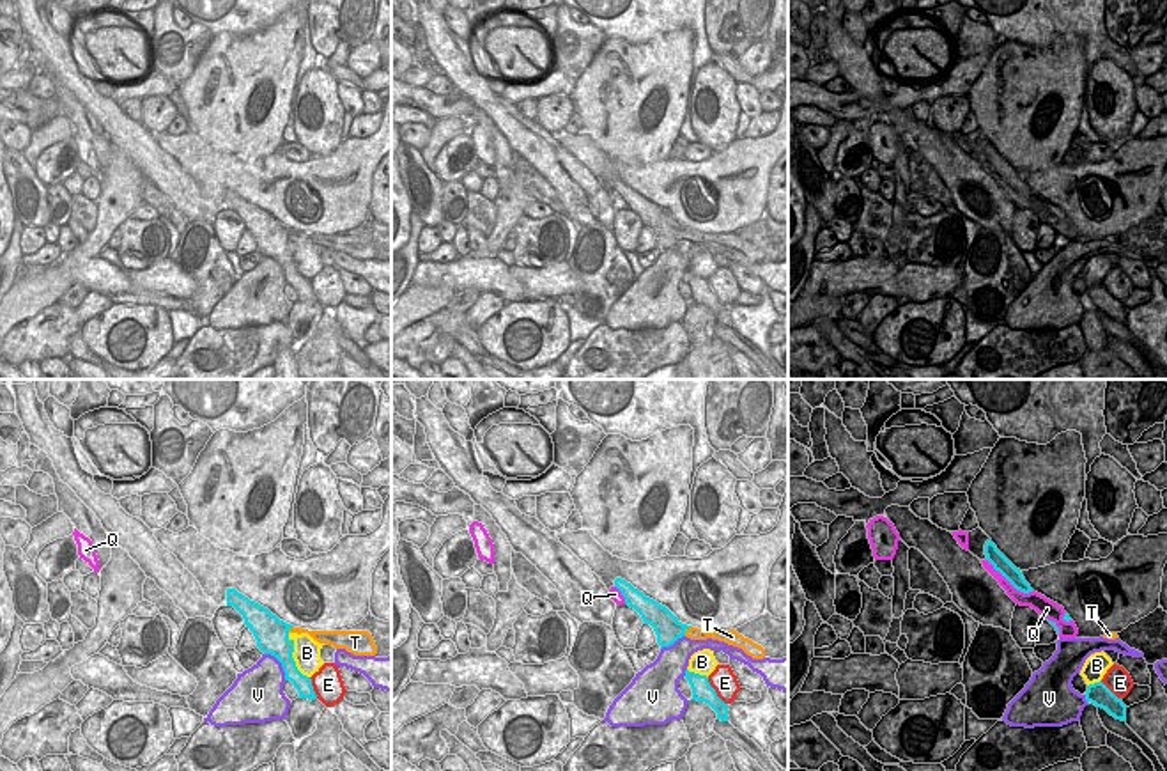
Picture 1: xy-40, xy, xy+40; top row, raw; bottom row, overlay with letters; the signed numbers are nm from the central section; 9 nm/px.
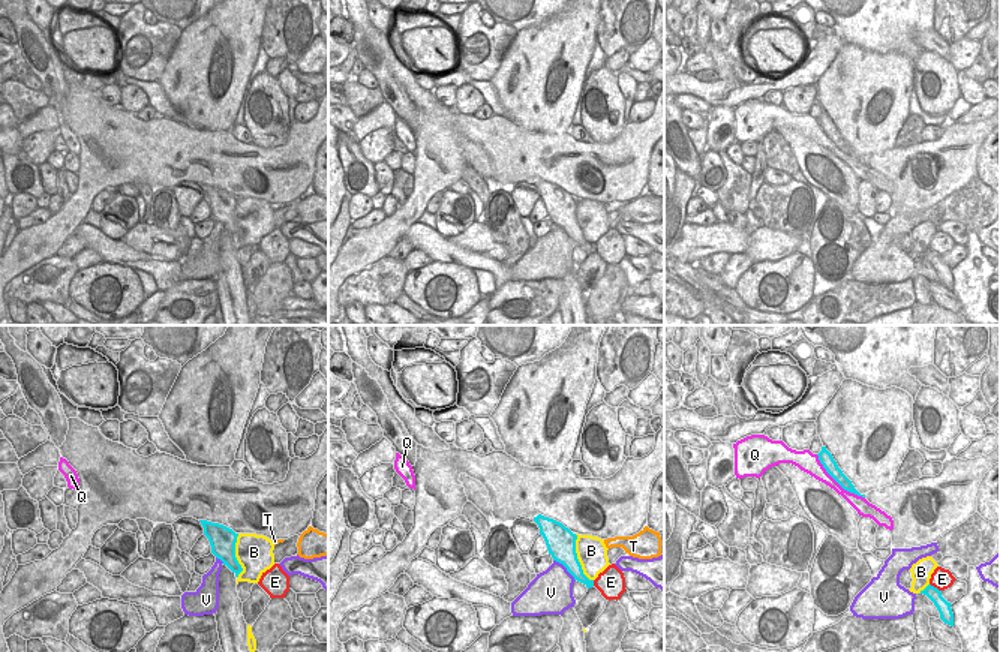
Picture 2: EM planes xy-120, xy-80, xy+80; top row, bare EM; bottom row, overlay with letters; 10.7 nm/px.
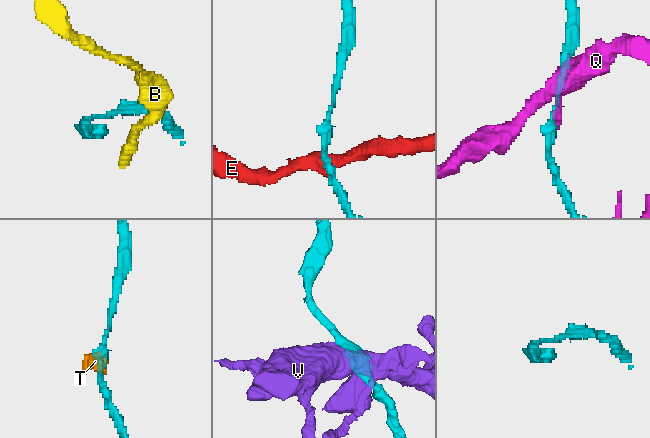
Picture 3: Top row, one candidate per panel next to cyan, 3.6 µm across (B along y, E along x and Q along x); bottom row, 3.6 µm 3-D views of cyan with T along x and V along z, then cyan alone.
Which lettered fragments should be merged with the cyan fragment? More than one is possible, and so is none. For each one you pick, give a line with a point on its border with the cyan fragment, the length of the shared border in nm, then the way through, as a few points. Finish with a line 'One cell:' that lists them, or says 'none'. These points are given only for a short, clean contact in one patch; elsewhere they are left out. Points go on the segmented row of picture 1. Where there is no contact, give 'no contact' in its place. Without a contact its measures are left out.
One cell: none

